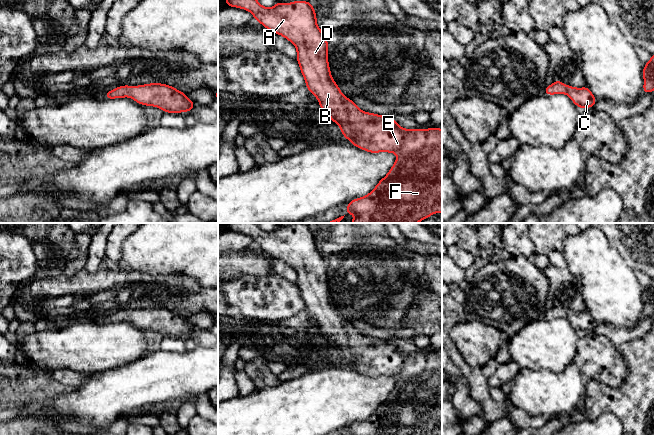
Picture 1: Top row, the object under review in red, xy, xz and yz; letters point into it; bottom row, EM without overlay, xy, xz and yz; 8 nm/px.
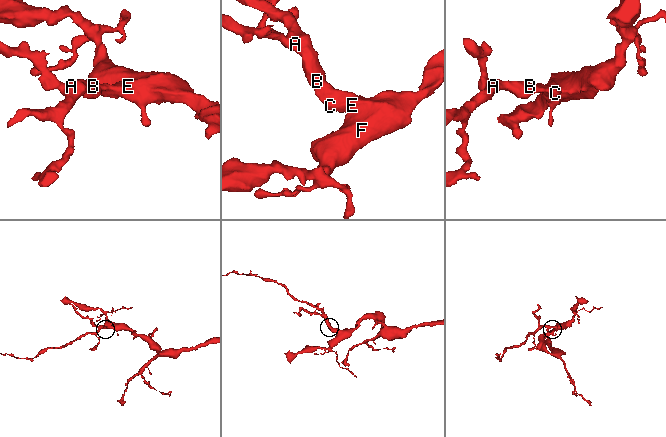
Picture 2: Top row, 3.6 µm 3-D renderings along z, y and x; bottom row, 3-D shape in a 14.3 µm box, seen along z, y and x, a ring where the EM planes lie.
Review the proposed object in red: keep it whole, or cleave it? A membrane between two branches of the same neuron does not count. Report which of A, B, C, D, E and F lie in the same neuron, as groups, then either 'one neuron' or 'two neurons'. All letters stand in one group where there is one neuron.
A B C D E F | one neuron

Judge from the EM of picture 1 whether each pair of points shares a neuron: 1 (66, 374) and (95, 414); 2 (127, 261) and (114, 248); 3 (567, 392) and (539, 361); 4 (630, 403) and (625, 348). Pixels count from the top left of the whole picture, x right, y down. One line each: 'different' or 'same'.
1: different
2: different
3: different
4: same

